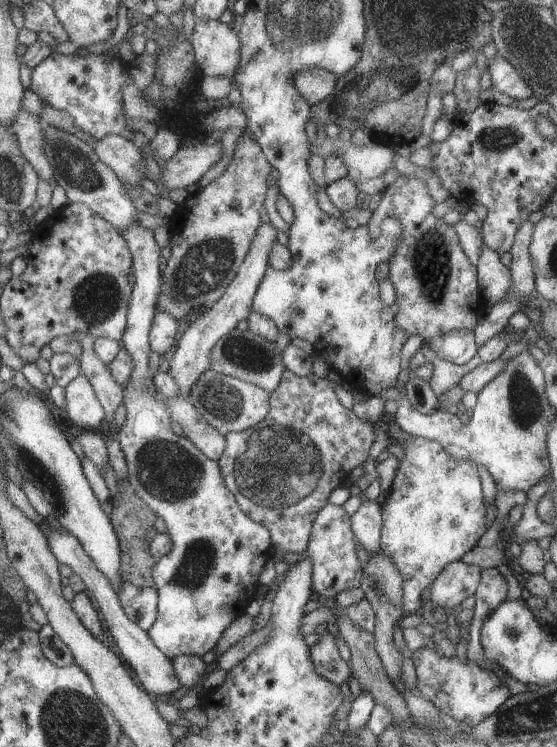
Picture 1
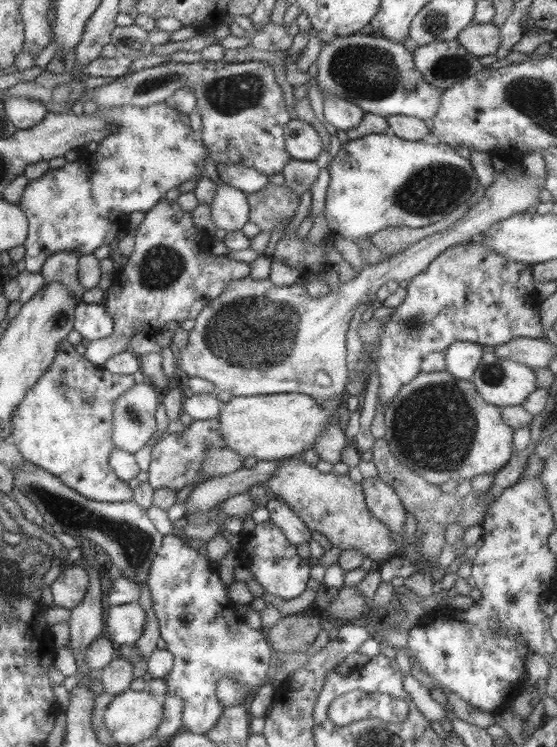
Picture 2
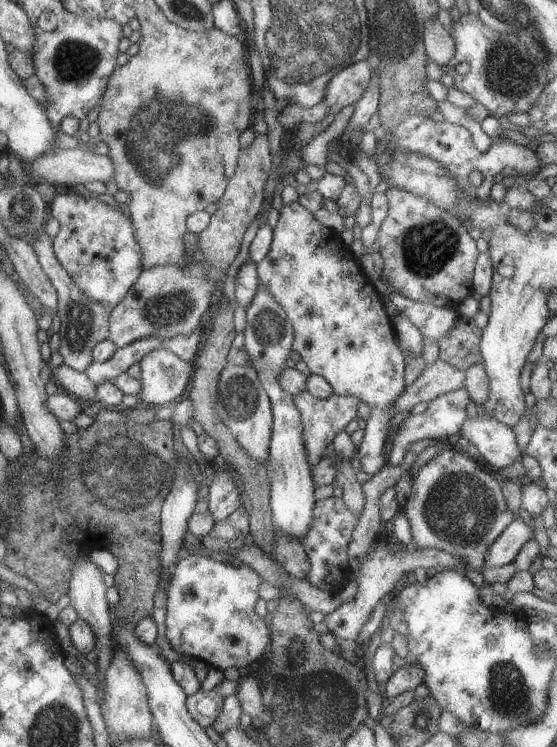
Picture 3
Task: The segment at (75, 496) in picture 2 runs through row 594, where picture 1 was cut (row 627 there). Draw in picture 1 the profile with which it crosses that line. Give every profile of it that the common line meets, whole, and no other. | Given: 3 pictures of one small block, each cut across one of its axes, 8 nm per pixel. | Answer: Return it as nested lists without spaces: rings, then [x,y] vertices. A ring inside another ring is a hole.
[[[122,580],[117,596],[125,616],[141,630],[149,630],[155,620],[158,603],[154,587],[137,588]]]

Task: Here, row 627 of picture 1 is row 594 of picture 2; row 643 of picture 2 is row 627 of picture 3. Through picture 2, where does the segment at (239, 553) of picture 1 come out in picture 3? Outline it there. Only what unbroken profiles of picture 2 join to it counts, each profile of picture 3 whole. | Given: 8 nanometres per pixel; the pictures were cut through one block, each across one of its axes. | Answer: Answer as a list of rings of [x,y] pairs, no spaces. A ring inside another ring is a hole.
[[[187,554],[175,564],[173,578],[167,588],[165,602],[165,638],[169,646],[181,656],[191,656],[194,660],[203,661],[207,666],[214,667],[218,671],[226,668],[236,668],[243,672],[249,664],[259,659],[271,642],[271,630],[267,618],[255,614],[254,604],[258,586],[262,578],[251,570],[249,566],[241,564],[221,563],[216,557],[201,554]]]

